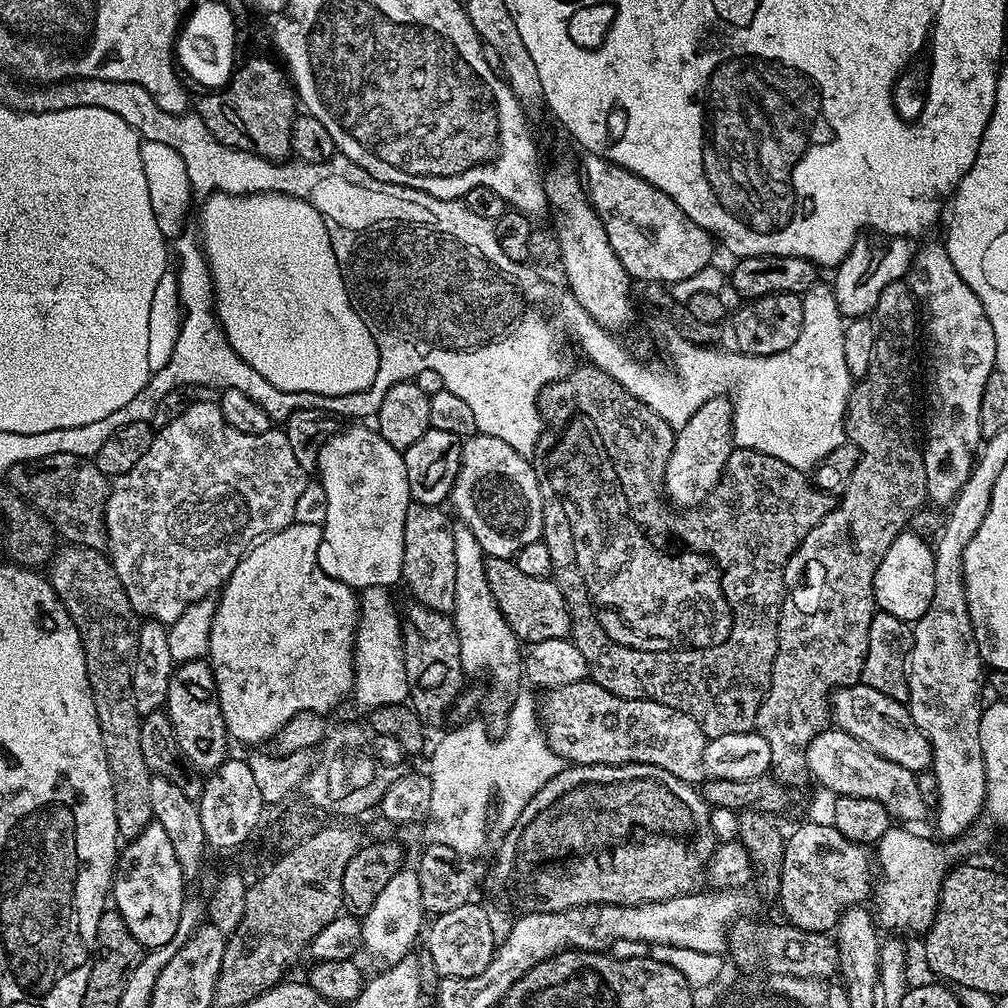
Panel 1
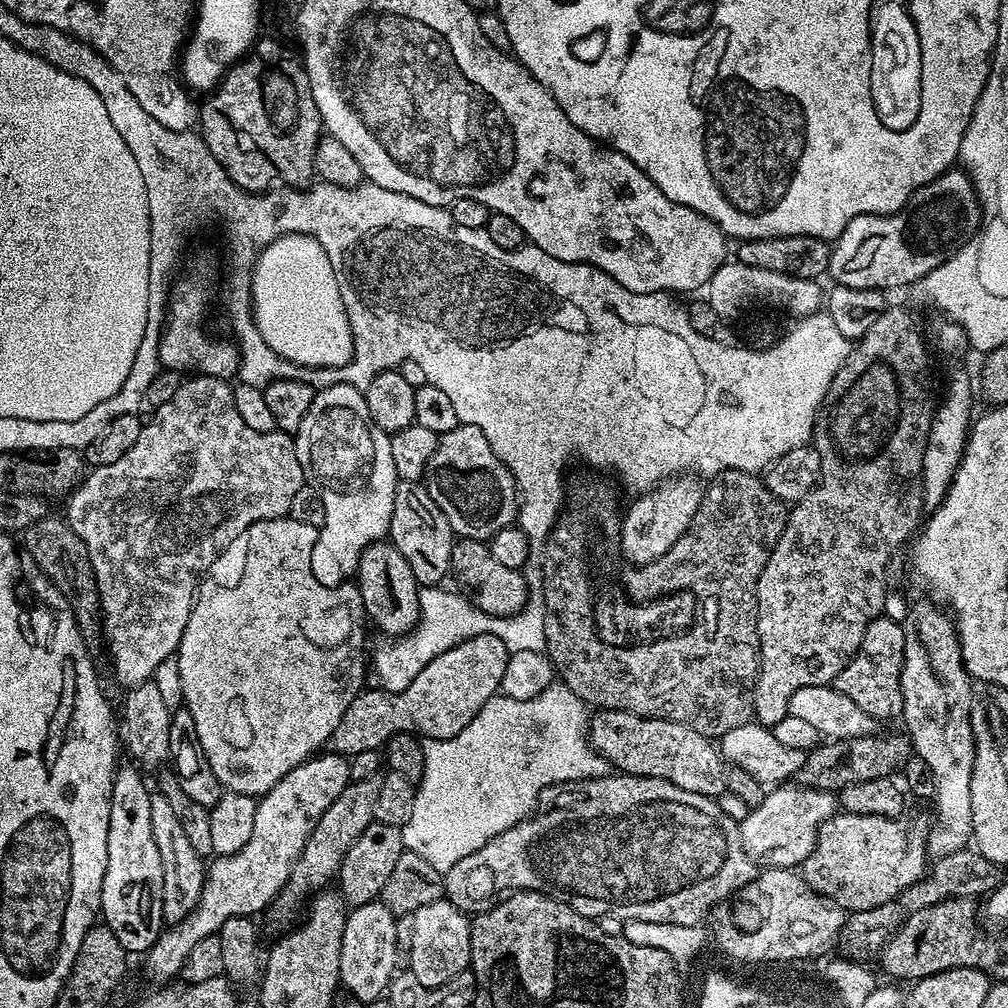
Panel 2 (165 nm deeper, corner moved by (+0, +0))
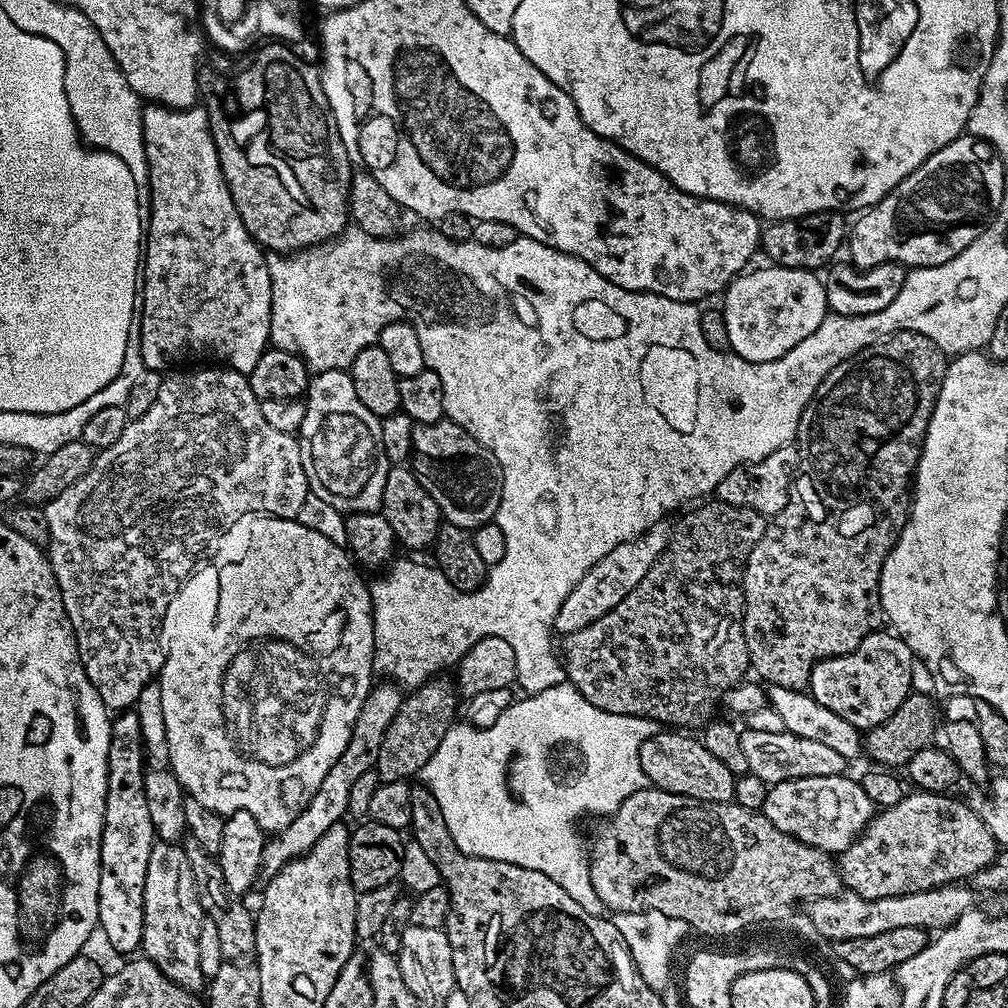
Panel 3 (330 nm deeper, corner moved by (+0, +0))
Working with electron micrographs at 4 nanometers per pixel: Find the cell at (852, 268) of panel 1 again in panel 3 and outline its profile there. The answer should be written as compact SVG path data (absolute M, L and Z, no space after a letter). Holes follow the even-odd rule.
M965 134L954 142L942 146L918 170L914 170L890 194L886 194L879 202L859 213L856 225L851 225L846 236L847 259L854 268L873 268L879 264L903 264L905 269L929 268L942 266L942 262L950 262L970 242L977 240L983 232L989 231L992 219L1004 200L1004 164L999 152L991 148L977 136Z

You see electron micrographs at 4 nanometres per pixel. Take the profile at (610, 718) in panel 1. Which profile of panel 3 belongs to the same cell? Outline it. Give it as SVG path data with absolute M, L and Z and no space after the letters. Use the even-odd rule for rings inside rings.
M658 730L640 747L640 761L642 770L646 774L648 784L654 788L661 788L670 794L682 794L686 798L700 800L703 804L726 804L732 800L736 775L695 735L684 730Z

